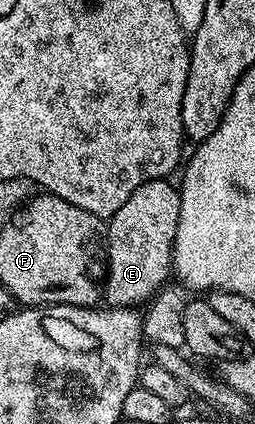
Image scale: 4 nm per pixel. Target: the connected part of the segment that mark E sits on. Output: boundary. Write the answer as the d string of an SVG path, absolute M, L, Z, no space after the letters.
M169 179L149 180L128 197L128 202L116 210L116 214L108 220L108 240L110 236L110 257L106 260L106 292L104 288L104 300L107 305L115 308L128 308L142 306L153 297L155 292L161 290L171 279L172 265L174 263L174 239L176 238L176 226L180 222L180 198L181 191L170 185Z

